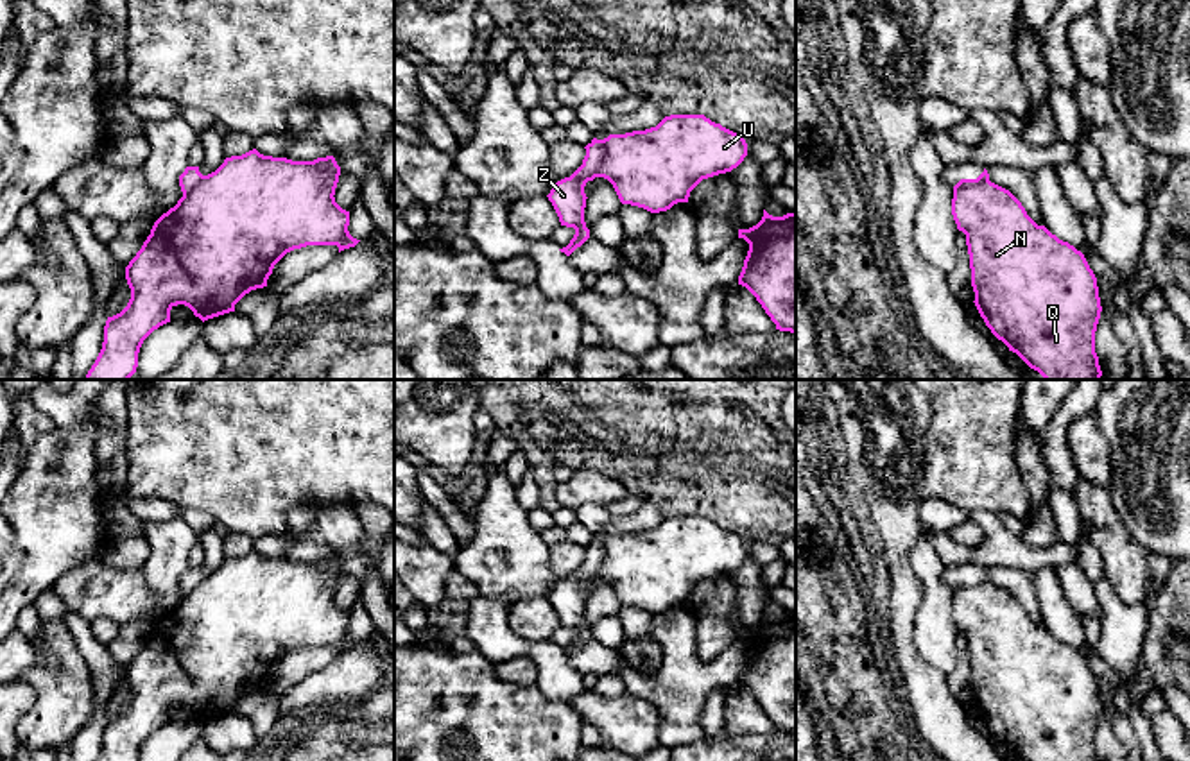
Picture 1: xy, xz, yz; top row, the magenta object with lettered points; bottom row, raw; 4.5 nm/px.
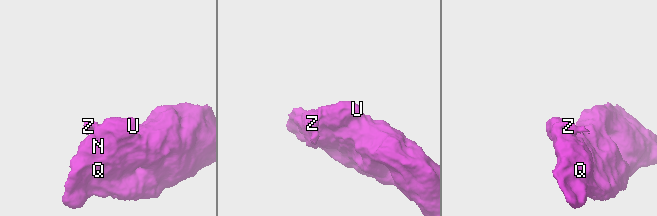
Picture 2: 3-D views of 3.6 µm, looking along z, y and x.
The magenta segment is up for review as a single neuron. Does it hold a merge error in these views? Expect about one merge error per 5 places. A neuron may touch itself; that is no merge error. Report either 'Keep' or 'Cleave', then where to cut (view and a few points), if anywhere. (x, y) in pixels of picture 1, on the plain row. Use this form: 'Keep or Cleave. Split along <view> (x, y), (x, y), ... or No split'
Cleave. Split along xz (603, 541), (603, 561), (597, 577)

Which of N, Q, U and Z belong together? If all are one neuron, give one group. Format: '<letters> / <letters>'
N Q U / Z

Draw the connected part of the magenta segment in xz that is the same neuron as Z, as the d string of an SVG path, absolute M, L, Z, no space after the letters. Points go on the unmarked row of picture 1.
M593 539L584 550L586 557L582 566L570 578L557 582L547 596L559 618L561 627L575 630L570 645L559 650L566 657L570 657L590 639L590 630L584 623L584 609L588 600L584 587L588 582L599 578L600 562L604 559L602 541Z

